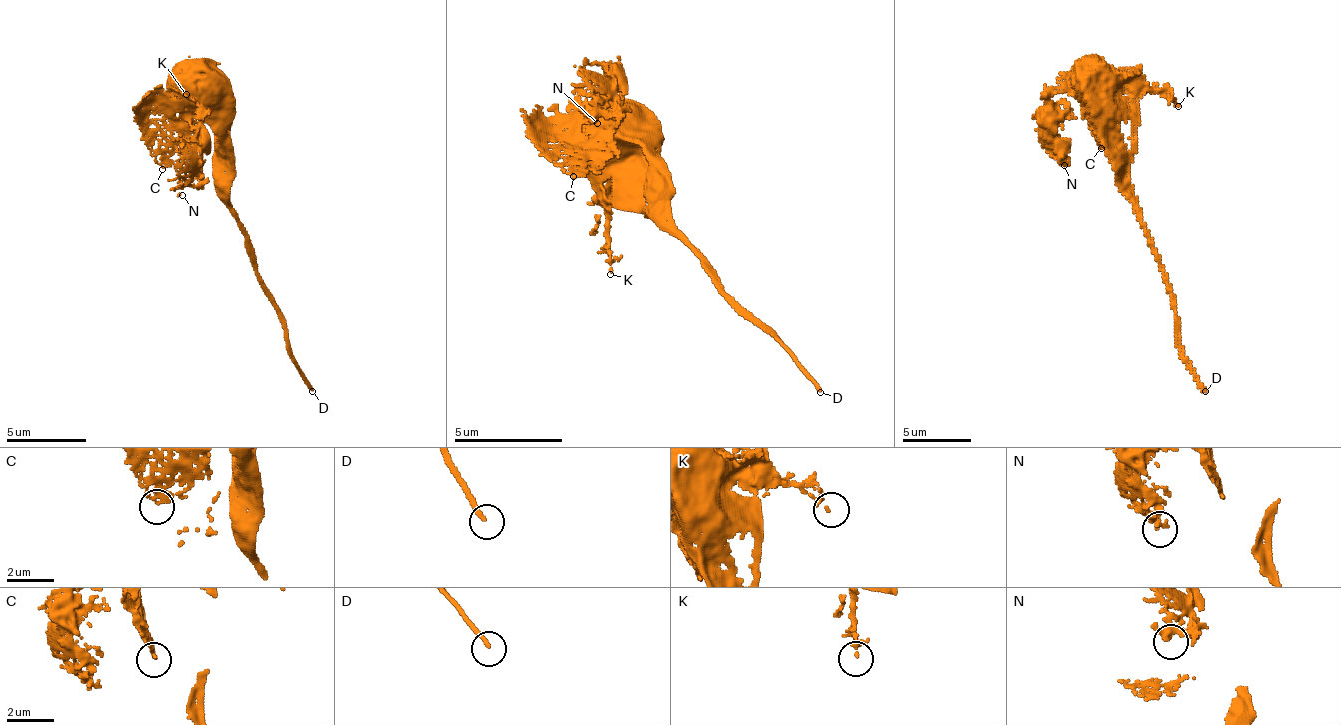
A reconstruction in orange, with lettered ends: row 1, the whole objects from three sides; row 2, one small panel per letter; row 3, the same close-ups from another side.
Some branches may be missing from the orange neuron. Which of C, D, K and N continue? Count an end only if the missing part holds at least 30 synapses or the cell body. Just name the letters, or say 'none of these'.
D

